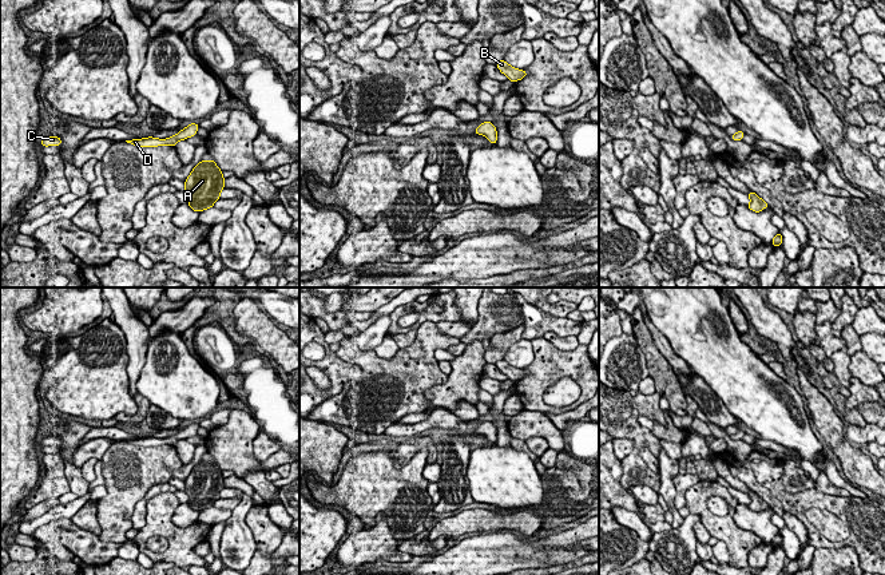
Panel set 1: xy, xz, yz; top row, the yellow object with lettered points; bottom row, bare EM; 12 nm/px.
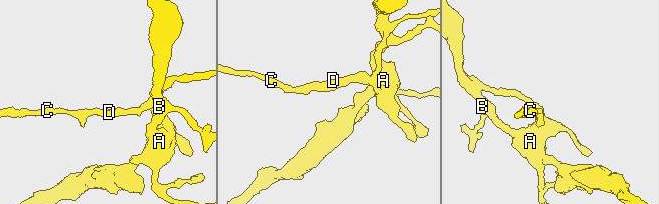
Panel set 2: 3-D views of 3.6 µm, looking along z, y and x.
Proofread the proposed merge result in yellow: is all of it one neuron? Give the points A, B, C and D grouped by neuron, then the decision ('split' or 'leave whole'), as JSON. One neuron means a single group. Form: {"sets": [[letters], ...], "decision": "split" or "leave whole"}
{"sets": [["A", "B", "C", "D"]], "decision": "leave whole"}

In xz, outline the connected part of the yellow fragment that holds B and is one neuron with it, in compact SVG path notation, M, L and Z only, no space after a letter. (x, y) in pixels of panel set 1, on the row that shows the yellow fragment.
M499 60L496 63L496 67L500 70L501 74L504 74L508 78L508 80L511 80L513 83L517 80L521 80L524 76L528 75L528 72L525 72L523 70L513 68L504 60Z

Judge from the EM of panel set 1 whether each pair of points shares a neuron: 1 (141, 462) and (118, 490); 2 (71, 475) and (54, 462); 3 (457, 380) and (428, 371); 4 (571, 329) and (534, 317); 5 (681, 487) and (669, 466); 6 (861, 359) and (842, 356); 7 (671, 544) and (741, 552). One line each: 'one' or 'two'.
1: one
2: two
3: two
4: one
5: two
6: two
7: two

